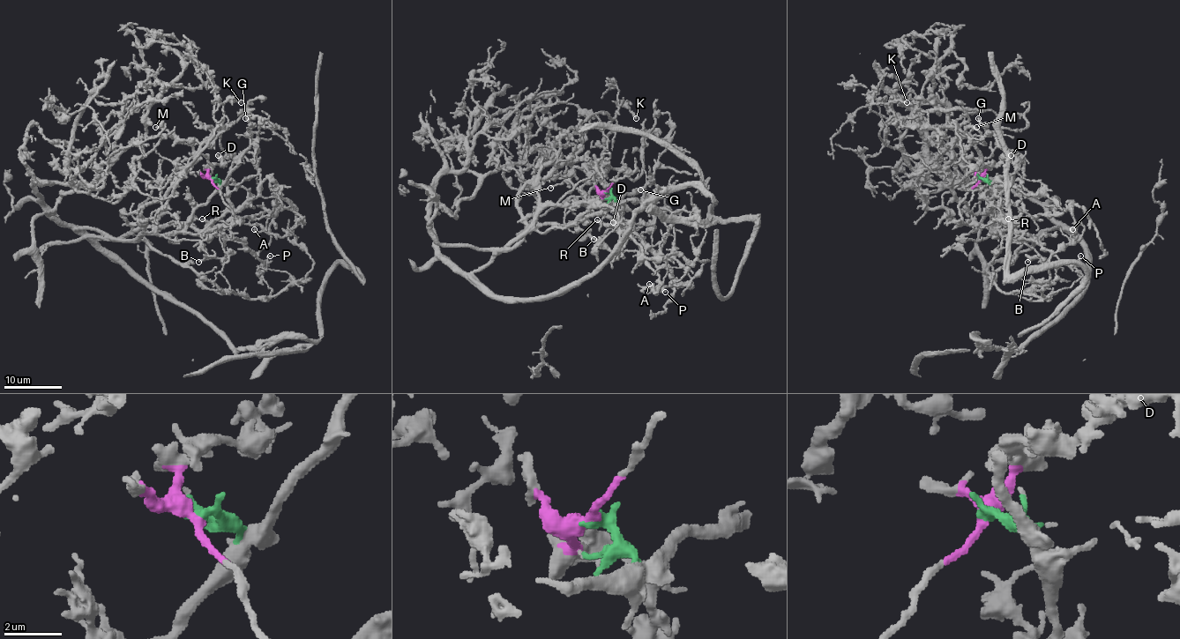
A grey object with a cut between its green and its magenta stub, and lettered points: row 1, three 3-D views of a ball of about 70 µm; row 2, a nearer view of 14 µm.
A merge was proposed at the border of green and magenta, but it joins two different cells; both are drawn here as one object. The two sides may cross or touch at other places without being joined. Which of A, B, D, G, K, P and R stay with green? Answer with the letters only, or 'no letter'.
G, K

